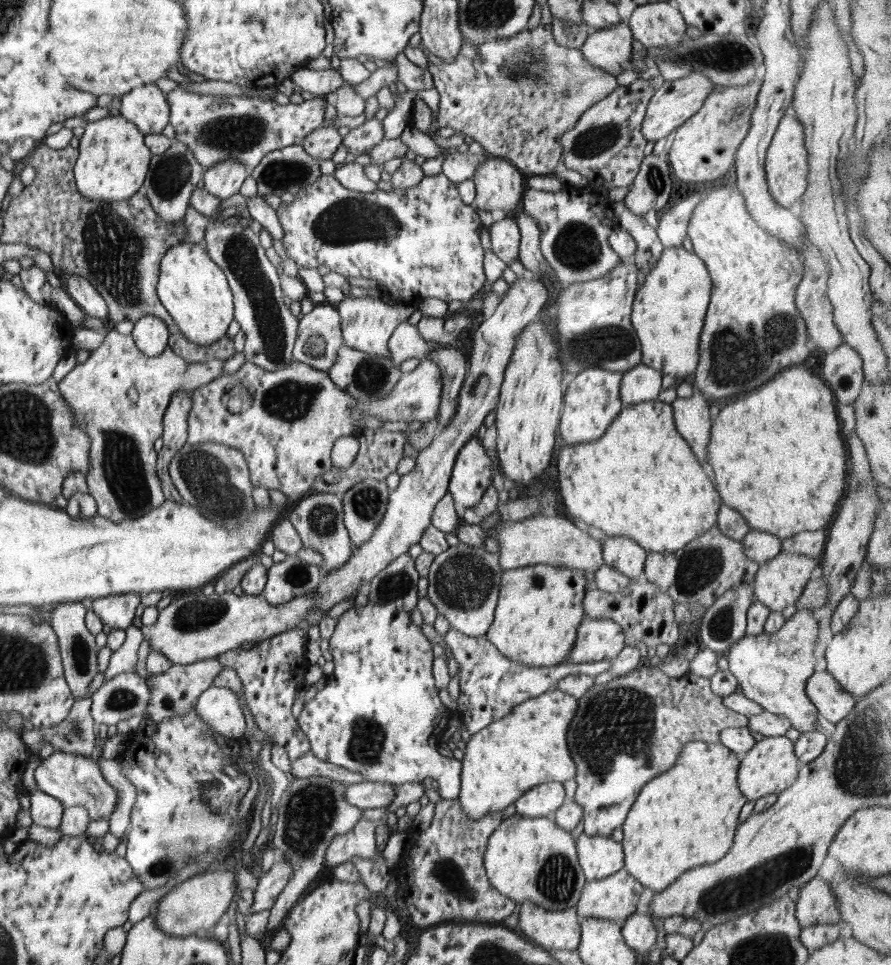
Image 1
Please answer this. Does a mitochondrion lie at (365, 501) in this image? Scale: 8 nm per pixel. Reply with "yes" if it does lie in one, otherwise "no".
yes

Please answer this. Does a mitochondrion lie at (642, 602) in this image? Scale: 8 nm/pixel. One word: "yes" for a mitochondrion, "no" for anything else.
no

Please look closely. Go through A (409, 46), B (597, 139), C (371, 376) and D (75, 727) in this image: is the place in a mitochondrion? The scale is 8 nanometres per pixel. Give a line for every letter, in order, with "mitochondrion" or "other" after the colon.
A: other
B: mitochondrion
C: mitochondrion
D: mitochondrion

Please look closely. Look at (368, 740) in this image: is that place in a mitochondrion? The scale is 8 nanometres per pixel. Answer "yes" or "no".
yes

